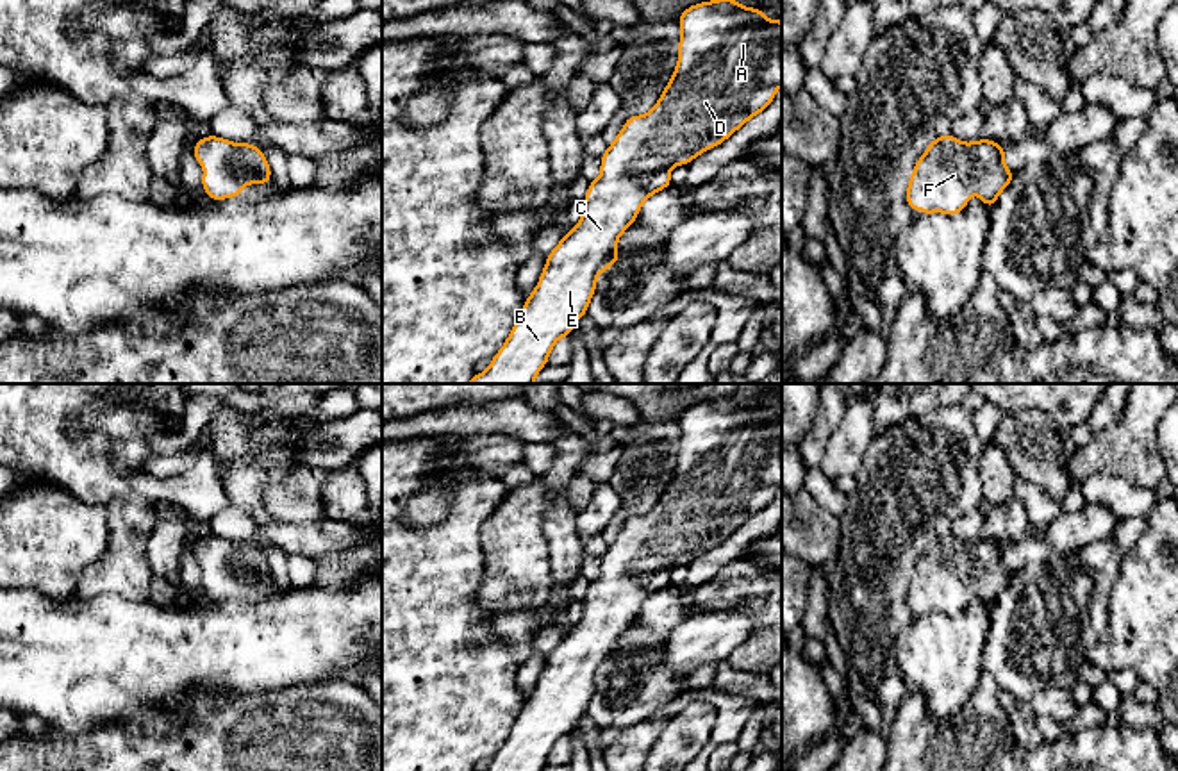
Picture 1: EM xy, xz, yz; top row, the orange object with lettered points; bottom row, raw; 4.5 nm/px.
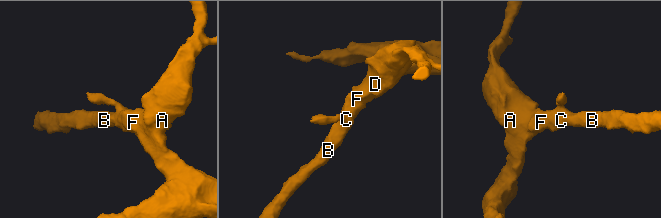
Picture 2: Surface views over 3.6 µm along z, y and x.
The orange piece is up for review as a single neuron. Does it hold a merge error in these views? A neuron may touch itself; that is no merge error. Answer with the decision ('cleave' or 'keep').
keep

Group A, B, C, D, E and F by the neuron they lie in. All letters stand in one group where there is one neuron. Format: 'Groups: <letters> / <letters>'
Groups: A B C D E F

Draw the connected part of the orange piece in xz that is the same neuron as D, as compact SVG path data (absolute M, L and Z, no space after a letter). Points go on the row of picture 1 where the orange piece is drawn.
M712 0L687 7L678 18L678 64L653 109L628 116L614 143L600 157L601 175L584 198L582 220L546 255L546 266L500 352L484 373L468 384L534 384L553 344L571 334L585 316L596 277L621 261L618 239L635 223L641 205L671 186L669 170L721 145L748 120L771 105L782 86L782 21L766 20L764 9L735 0Z

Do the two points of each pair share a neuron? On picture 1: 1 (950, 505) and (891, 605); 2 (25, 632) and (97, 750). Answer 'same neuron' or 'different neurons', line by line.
1: same neuron
2: different neurons

